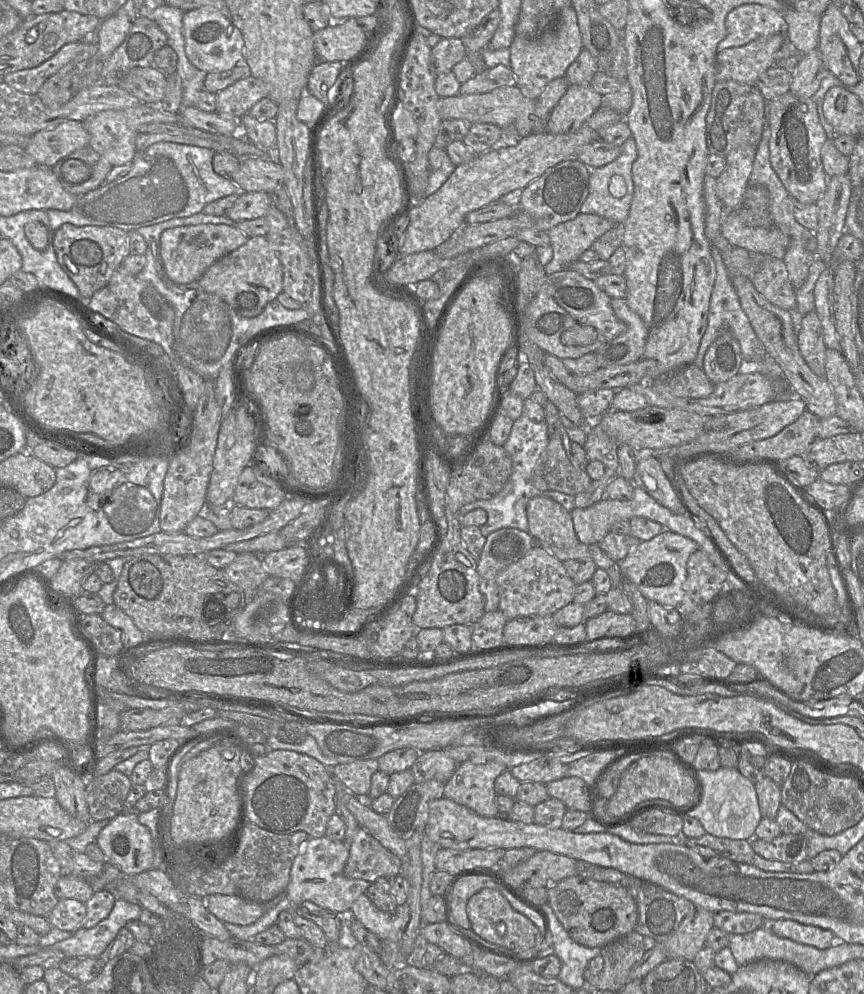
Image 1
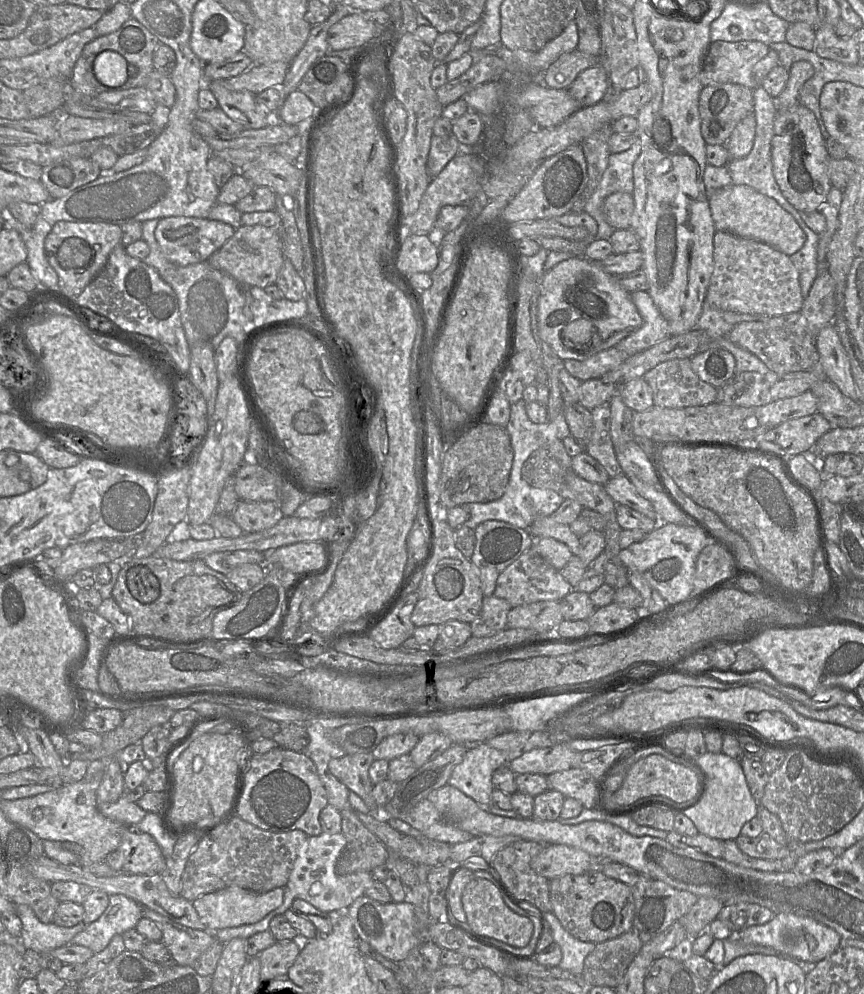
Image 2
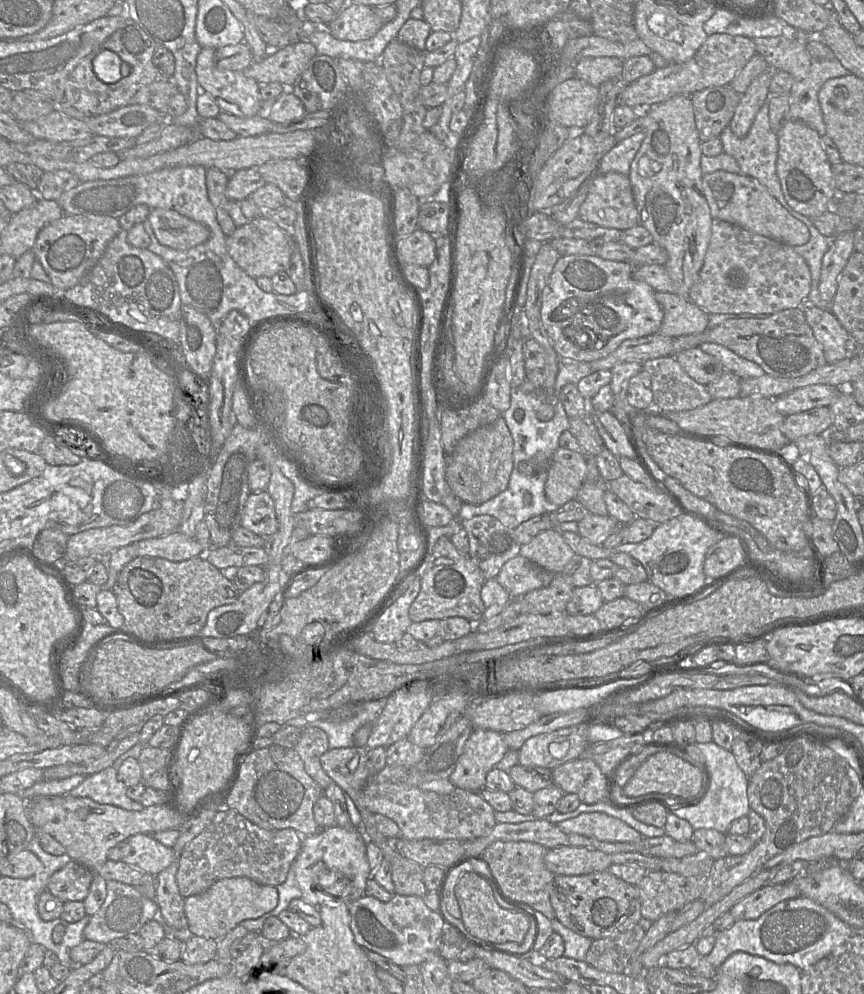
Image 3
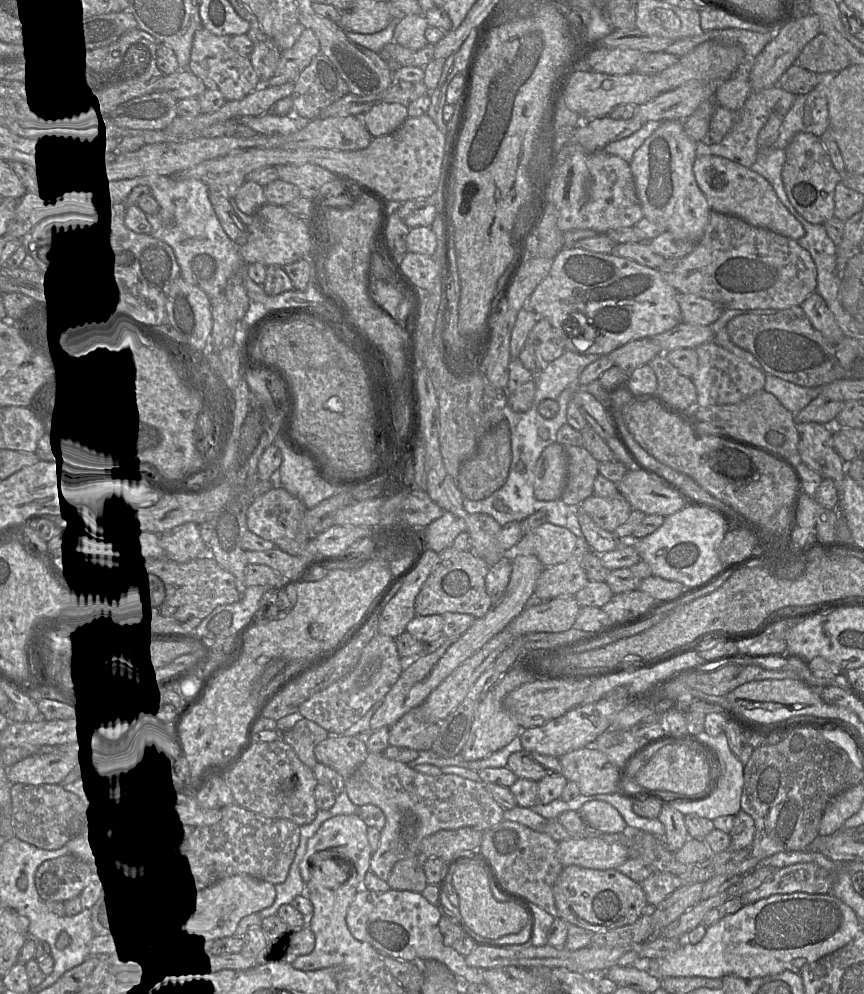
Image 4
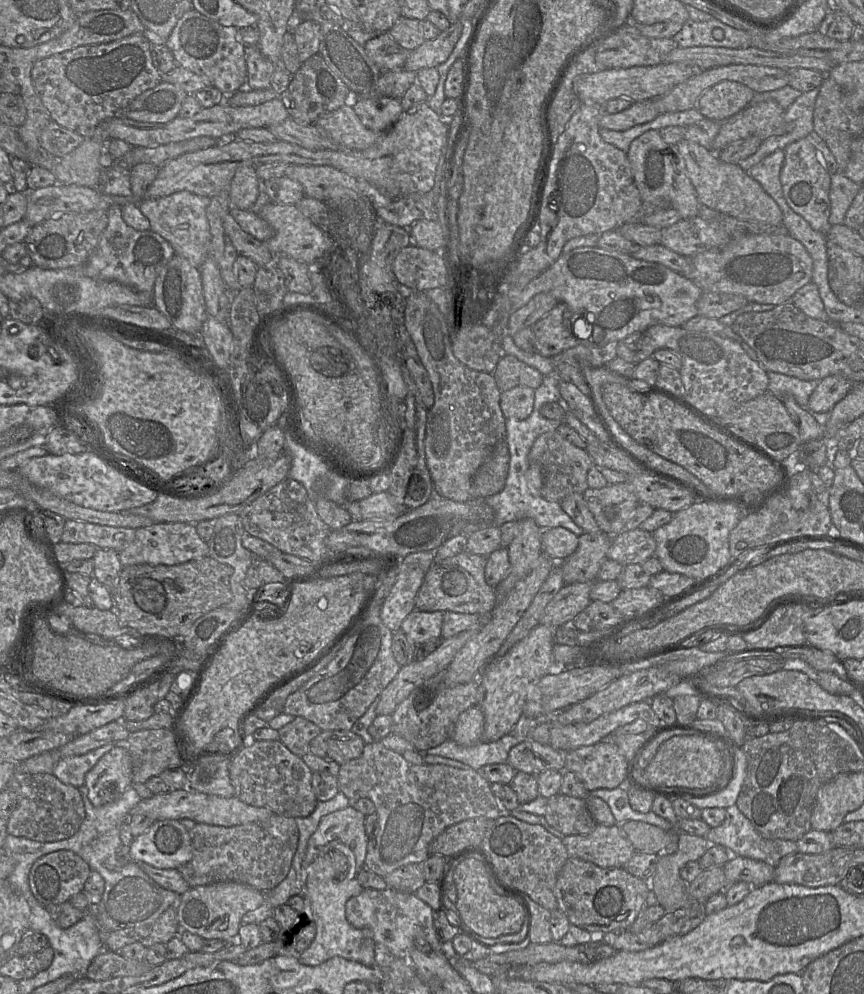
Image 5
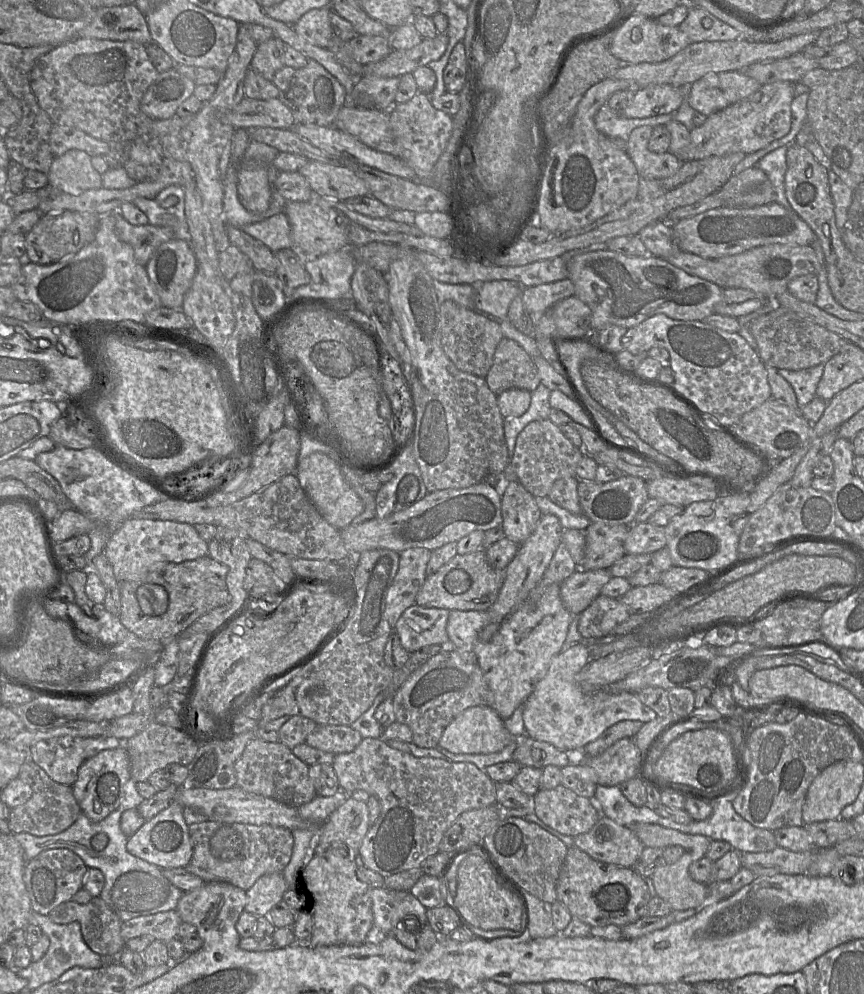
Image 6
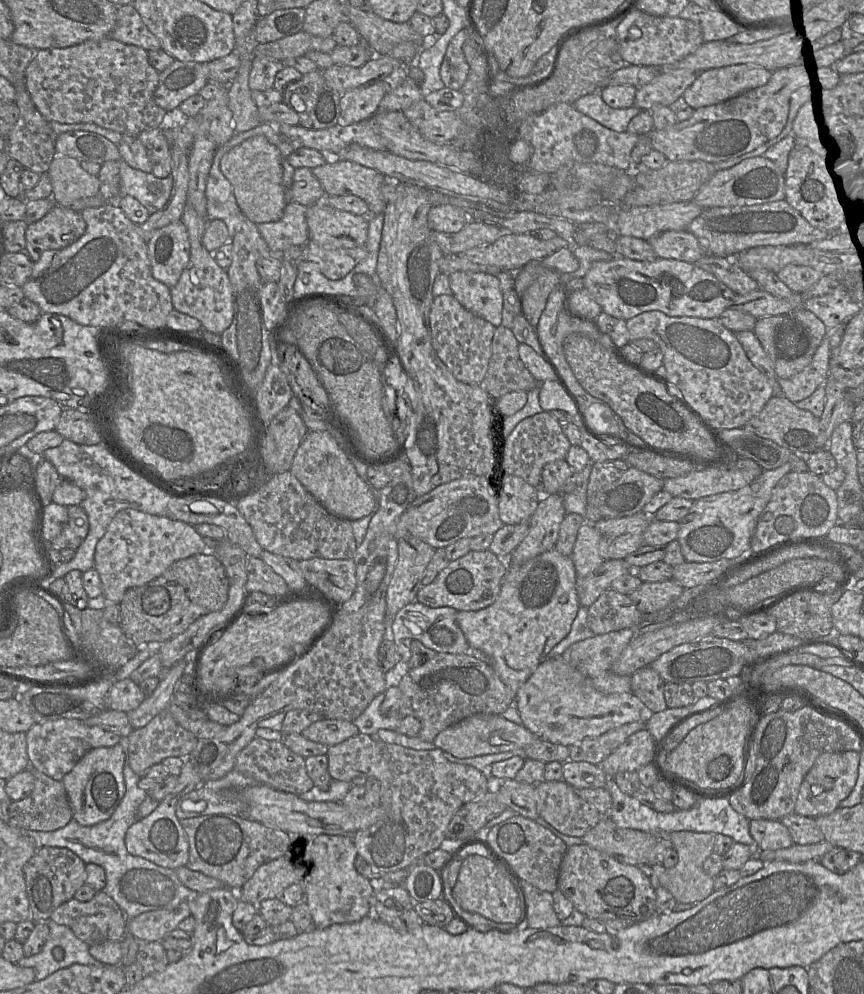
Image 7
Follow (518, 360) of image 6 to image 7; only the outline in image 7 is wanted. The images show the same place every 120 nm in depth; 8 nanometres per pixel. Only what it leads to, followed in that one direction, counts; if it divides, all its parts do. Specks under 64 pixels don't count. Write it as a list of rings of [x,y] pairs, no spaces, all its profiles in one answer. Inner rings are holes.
[[[496,327],[491,345],[491,358],[481,386],[491,398],[497,400],[513,391],[530,391],[537,381],[521,361],[519,342],[511,329]]]

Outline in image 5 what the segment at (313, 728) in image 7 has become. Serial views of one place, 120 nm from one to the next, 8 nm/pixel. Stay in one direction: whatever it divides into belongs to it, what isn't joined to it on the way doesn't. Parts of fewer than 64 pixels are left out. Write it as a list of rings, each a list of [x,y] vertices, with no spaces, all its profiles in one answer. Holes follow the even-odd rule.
[[[322,730],[309,744],[309,752],[342,765],[363,753],[365,743],[352,730]]]

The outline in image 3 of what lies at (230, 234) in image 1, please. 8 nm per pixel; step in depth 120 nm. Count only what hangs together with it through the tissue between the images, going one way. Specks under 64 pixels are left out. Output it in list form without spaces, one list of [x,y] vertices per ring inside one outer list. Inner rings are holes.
[[[151,209],[147,220],[161,245],[175,250],[188,250],[204,243],[210,230],[174,210]]]

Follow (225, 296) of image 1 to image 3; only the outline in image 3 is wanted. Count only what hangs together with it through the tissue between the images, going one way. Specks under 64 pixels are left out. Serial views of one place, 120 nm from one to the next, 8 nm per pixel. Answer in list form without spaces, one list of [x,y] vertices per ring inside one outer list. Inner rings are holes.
[[[261,216],[244,226],[236,228],[230,236],[226,237],[226,245],[231,258],[250,277],[253,279],[259,277],[271,278],[279,272],[286,271],[289,267],[292,255],[292,240],[288,231]]]

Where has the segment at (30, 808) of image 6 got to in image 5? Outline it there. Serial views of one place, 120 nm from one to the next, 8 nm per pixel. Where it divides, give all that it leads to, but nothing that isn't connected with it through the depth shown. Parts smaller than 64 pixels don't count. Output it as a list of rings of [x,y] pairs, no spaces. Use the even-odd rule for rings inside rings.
[[[17,764],[6,788],[17,796],[17,806],[7,821],[8,834],[39,842],[55,842],[73,836],[85,819],[79,789],[61,782],[52,773],[31,774]]]

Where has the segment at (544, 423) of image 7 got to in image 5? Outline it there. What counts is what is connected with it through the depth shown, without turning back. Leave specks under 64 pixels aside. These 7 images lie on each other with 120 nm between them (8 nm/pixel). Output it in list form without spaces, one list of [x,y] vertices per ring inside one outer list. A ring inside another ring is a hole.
[[[547,432],[540,435],[533,443],[528,454],[530,465],[540,467],[543,479],[541,496],[545,500],[560,502],[572,493],[583,494],[589,488],[587,473],[594,465],[586,449],[581,449],[564,439],[558,432]]]

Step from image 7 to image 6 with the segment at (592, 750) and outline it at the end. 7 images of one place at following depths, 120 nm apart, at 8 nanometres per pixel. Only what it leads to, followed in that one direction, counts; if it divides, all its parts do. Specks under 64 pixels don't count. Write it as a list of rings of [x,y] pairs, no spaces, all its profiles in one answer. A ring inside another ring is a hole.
[[[623,720],[606,729],[596,740],[584,746],[578,754],[579,761],[583,758],[594,757],[601,754],[608,747],[622,738],[633,738],[641,729],[642,723],[639,720]]]

